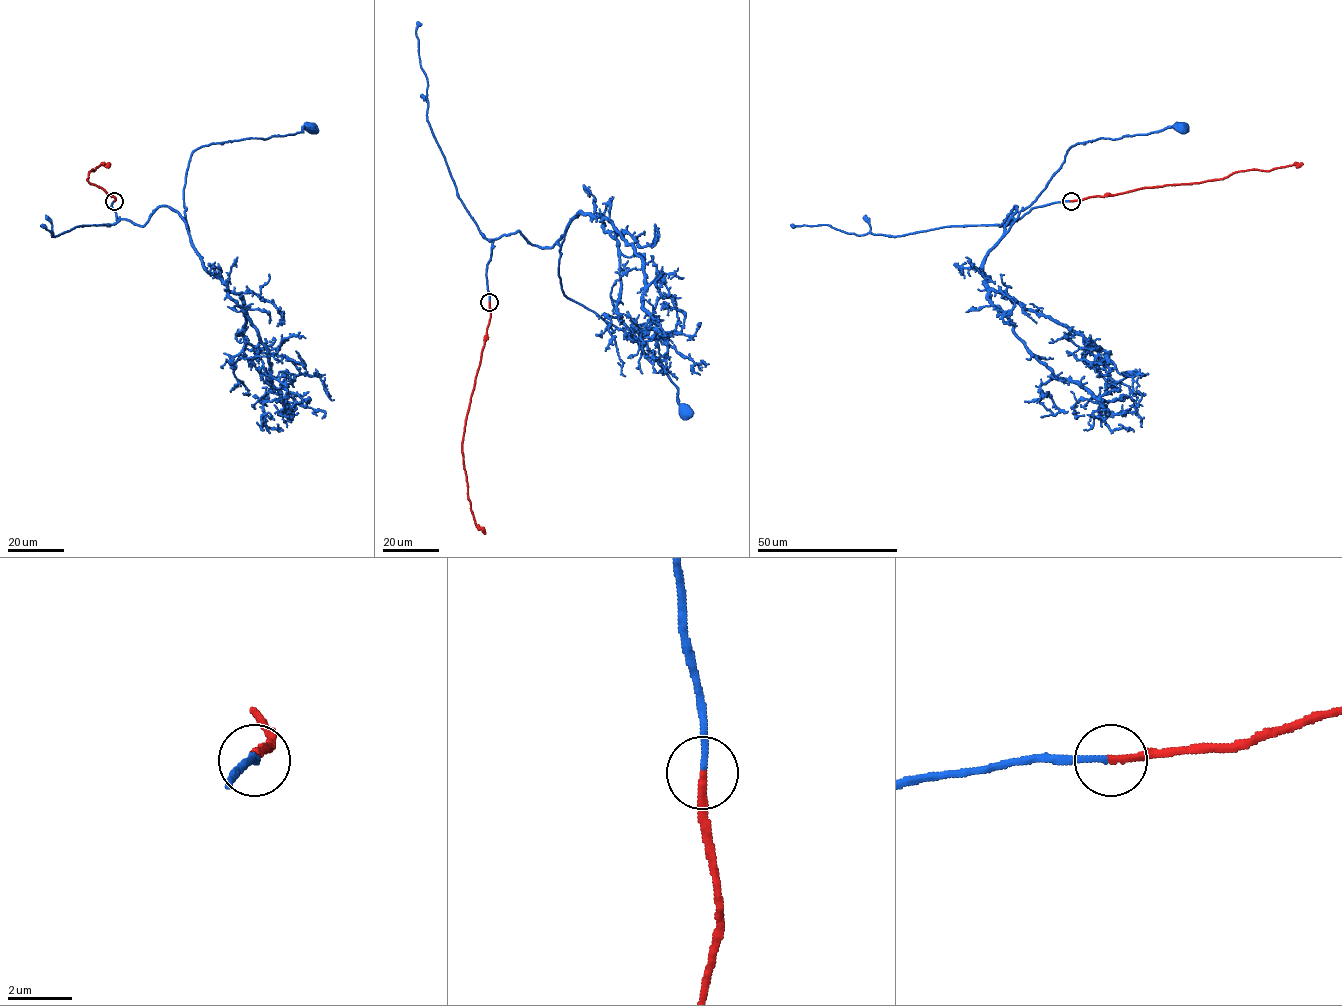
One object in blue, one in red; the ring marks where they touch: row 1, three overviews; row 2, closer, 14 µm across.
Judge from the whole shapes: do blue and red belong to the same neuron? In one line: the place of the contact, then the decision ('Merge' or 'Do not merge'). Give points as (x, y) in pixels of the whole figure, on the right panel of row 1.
Place: (1071, 201). Merge

